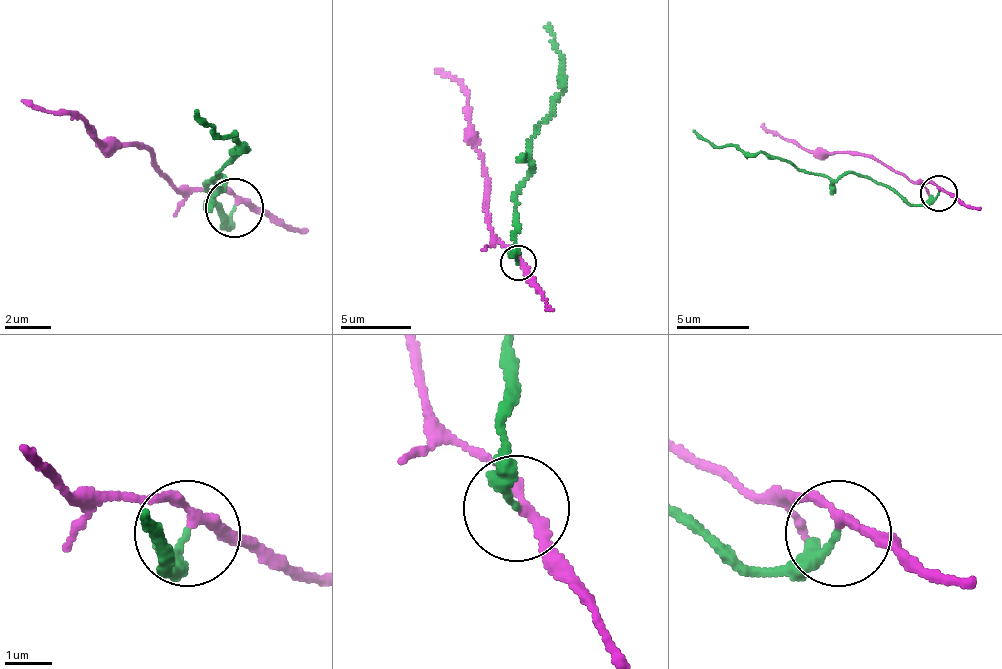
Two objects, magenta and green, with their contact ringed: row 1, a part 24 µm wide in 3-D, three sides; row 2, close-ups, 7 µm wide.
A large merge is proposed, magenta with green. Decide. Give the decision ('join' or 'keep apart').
keep apart

